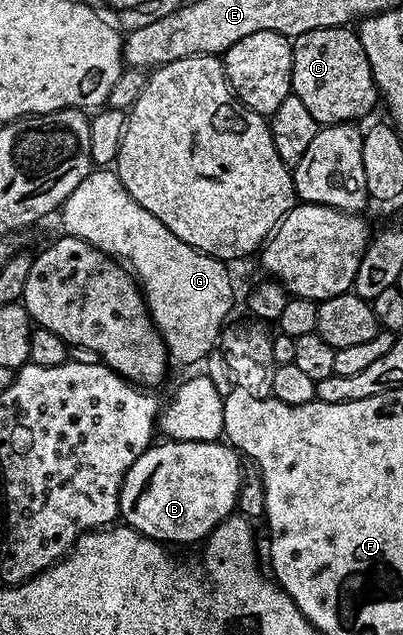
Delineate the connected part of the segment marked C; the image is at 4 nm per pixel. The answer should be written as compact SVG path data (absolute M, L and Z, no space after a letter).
M345 26L342 28L319 28L318 30L310 30L306 34L295 37L291 41L292 46L292 90L291 95L302 98L302 103L306 105L306 110L310 110L310 114L314 114L317 125L323 126L326 124L346 124L349 122L359 121L359 116L364 116L372 107L375 106L376 100L378 104L378 89L376 80L372 76L370 70L370 62L366 58L366 50L362 50L362 42L359 35L351 27Z

